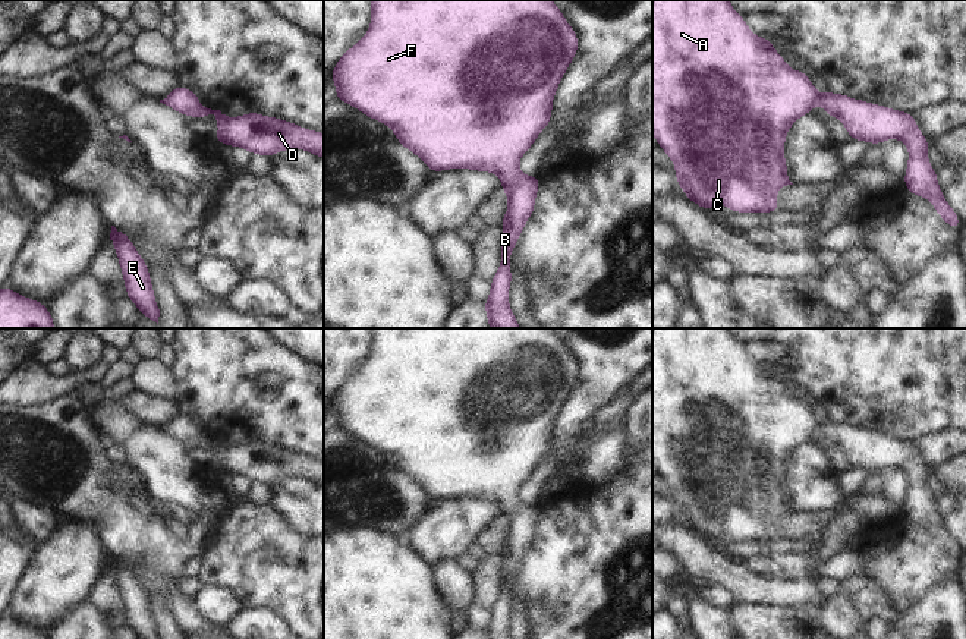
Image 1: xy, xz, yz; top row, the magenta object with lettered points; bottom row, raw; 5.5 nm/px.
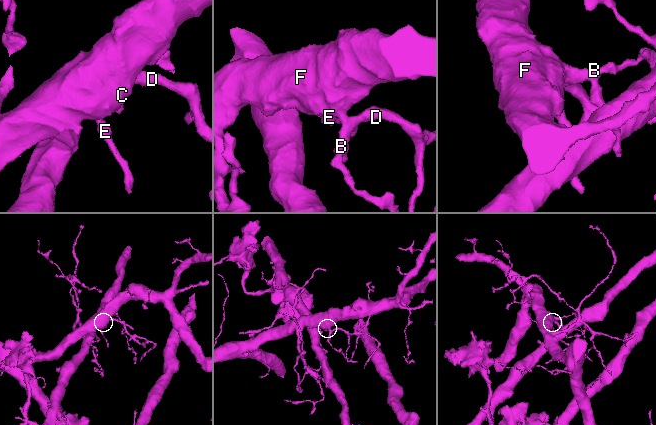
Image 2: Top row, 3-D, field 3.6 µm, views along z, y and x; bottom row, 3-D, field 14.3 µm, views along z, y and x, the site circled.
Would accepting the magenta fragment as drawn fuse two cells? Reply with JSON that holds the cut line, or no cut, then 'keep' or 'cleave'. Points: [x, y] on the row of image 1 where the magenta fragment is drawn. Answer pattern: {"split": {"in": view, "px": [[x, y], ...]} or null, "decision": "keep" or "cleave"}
{"split": null, "decision": "keep"}

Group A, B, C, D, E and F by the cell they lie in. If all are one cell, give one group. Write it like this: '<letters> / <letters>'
A B C D E F

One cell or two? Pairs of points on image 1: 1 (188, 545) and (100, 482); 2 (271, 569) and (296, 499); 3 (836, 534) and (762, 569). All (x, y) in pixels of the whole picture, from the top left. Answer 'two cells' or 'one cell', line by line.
1: one cell
2: two cells
3: one cell

